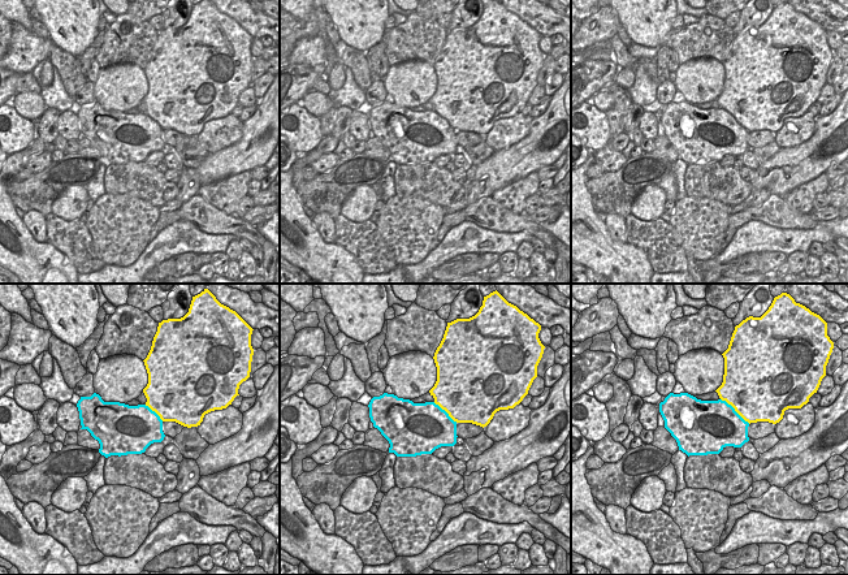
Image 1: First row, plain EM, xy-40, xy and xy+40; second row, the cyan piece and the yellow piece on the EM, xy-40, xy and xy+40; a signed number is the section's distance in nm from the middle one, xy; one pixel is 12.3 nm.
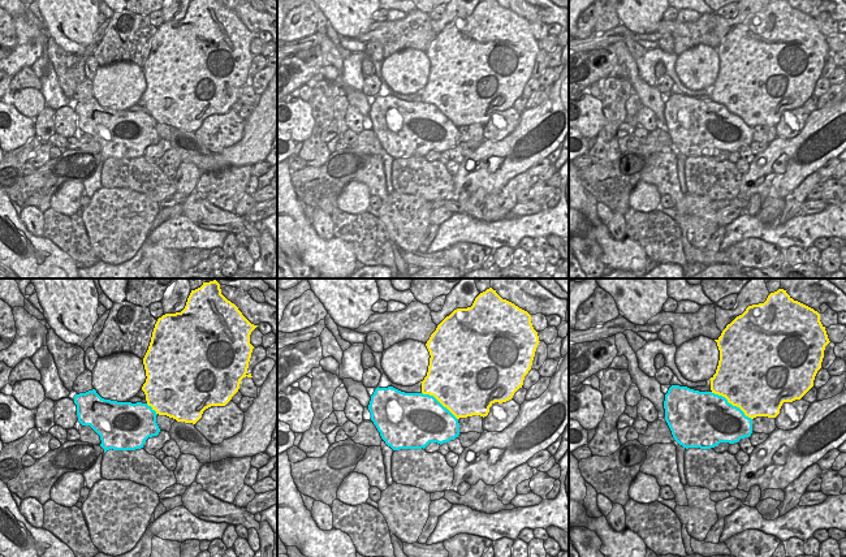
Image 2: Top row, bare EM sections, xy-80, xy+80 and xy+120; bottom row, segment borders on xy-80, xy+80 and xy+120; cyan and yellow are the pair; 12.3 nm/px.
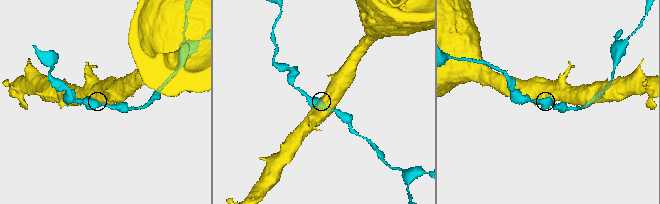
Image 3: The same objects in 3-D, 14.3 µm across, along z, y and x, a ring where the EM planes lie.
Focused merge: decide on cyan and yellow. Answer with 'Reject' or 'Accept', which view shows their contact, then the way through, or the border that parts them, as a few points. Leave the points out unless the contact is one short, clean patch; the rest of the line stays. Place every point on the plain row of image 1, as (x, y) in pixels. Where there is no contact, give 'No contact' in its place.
Accept. Touches cyan in xy+40

